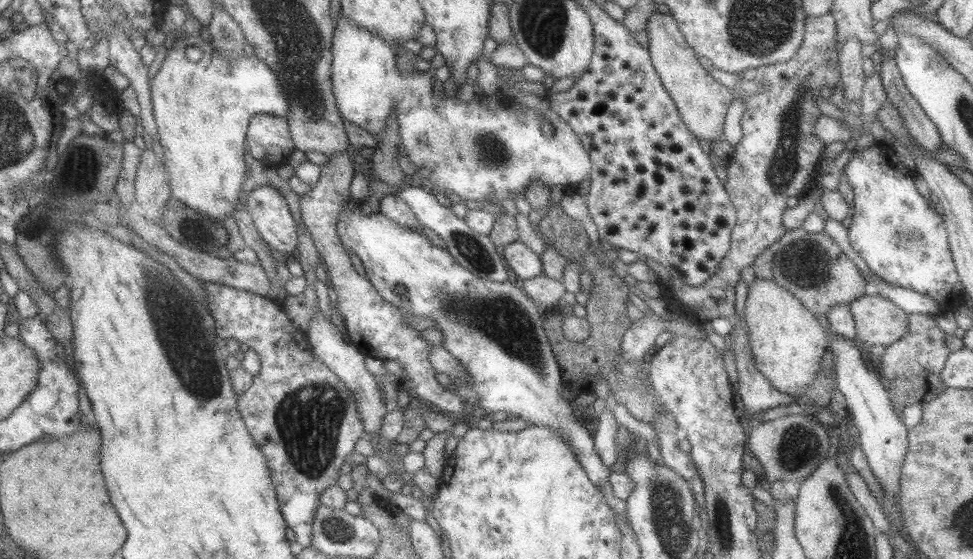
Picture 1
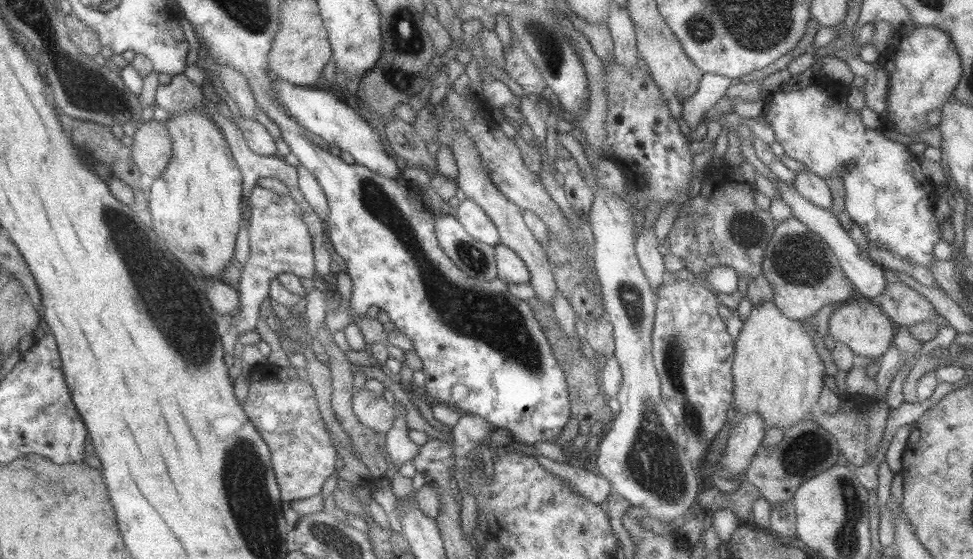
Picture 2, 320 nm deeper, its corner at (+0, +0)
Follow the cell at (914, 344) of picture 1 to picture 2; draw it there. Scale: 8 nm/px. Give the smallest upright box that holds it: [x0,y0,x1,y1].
[875,268,935,327]

